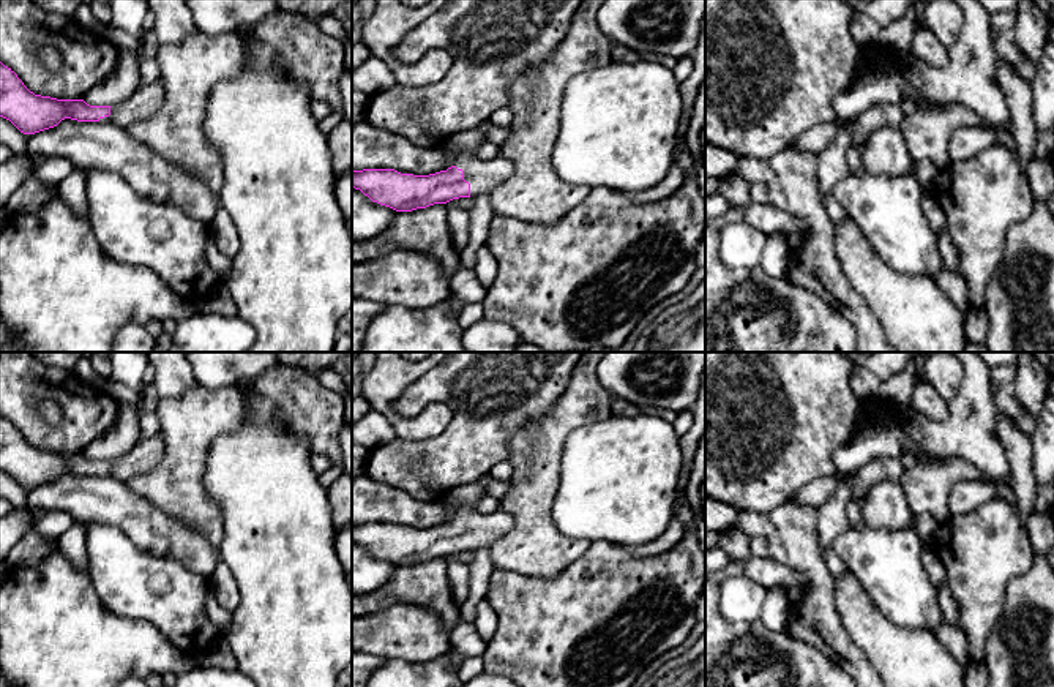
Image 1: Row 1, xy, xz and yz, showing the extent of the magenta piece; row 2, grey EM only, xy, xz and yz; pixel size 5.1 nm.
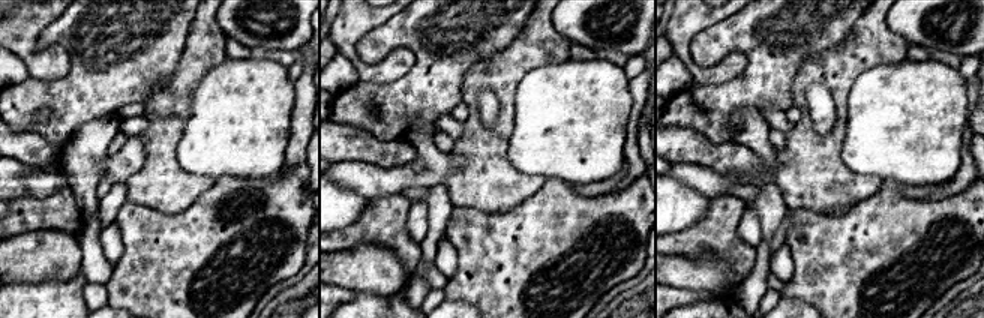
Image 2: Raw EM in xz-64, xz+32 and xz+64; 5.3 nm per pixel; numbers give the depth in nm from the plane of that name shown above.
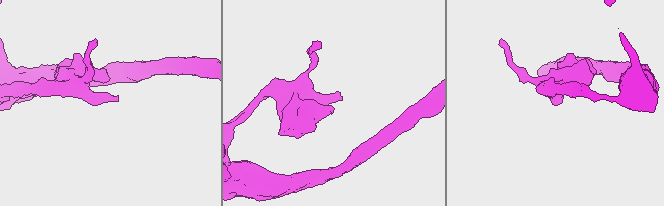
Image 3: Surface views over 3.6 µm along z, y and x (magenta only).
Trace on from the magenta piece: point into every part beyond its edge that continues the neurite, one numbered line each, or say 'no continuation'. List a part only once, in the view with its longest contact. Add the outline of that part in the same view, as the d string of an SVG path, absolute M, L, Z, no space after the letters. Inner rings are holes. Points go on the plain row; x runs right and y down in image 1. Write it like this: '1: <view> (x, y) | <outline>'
1: xz (483, 529) | M459 507L454 520L464 524L464 534L470 537L472 551L489 548L497 539L506 535L514 523L513 516L500 509L492 513L483 513Z

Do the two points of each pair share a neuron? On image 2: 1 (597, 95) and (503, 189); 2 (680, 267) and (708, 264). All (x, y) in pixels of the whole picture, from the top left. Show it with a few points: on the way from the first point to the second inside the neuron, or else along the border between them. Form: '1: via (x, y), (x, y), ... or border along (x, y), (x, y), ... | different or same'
1: border along (509, 138), (509, 161), (525, 174), (546, 179) | different
2: via (687, 267), (701, 267) | same

